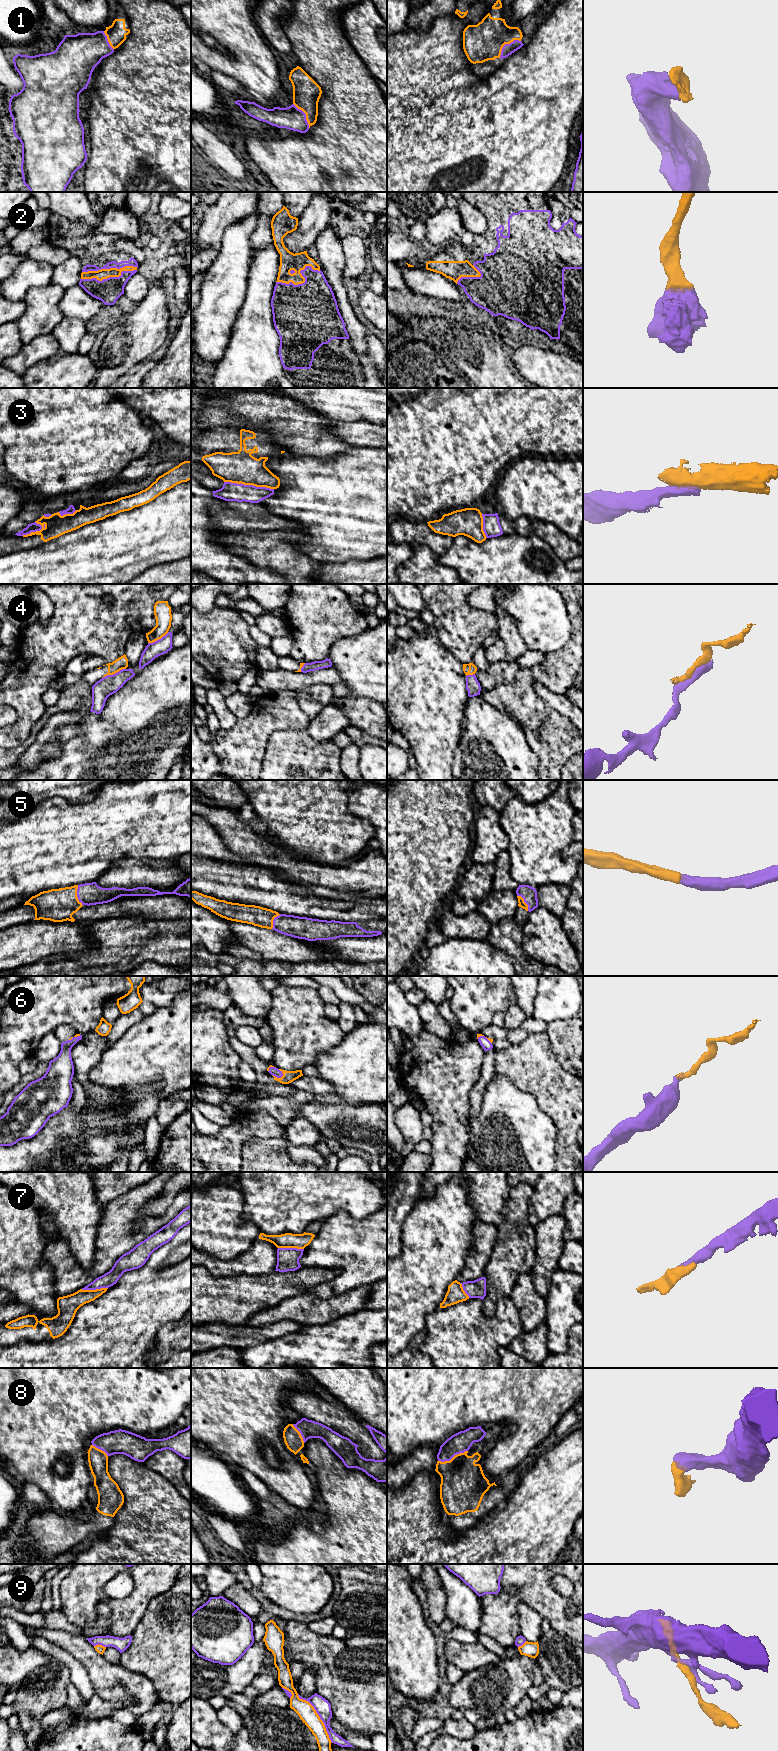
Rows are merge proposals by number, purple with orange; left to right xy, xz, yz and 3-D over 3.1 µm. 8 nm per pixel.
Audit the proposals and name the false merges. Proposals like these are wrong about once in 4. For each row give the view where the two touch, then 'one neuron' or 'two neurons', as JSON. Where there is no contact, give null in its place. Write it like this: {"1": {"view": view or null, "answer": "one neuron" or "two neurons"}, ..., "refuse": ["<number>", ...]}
{"1": {"view": "yz", "answer": "one neuron"}, "2": {"view": "xz", "answer": "one neuron"}, "3": {"view": "xz", "answer": "two neurons"}, "4": {"view": "xy", "answer": "two neurons"}, "5": {"view": "xy", "answer": "one neuron"}, "6": {"view": "xz", "answer": "one neuron"}, "7": {"view": "xy", "answer": "one neuron"}, "8": {"view": "yz", "answer": "one neuron"}, "9": {"view": "xz", "answer": "two neurons"}, "refuse": ["3", "4", "9"]}

